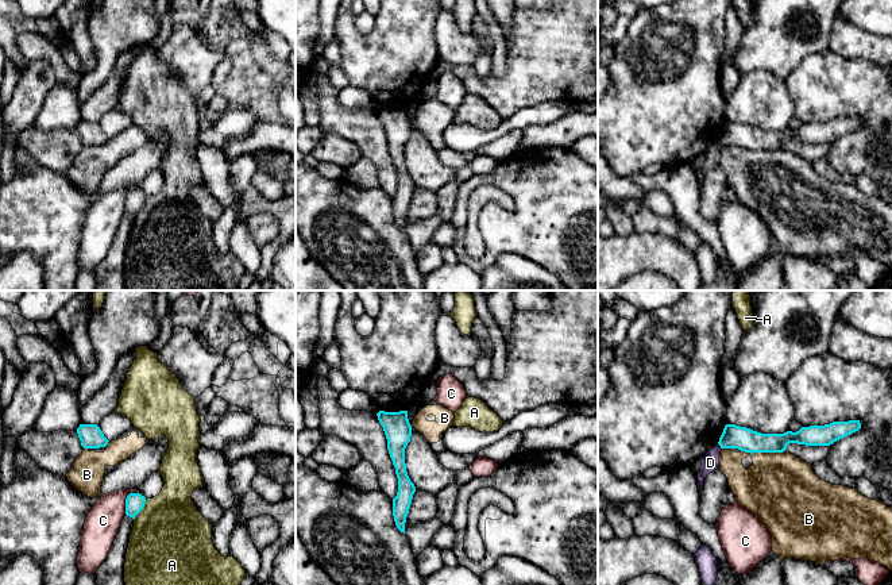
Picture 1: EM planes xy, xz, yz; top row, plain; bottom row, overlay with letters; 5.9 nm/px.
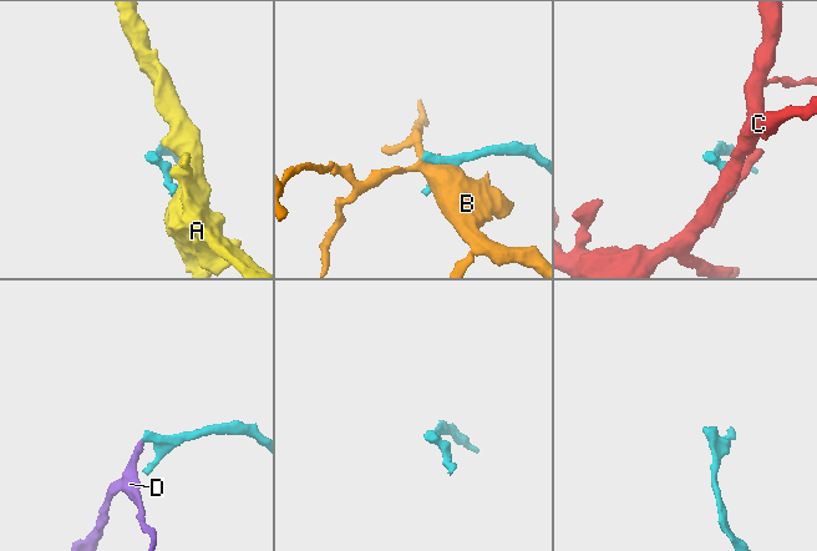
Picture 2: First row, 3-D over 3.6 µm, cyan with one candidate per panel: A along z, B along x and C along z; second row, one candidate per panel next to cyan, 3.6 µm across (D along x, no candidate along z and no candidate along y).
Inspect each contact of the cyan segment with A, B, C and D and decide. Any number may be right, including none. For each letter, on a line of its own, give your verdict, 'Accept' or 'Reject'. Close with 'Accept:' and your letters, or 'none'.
A: Reject
B: Reject
C: Reject
D: Reject
Accept: none

